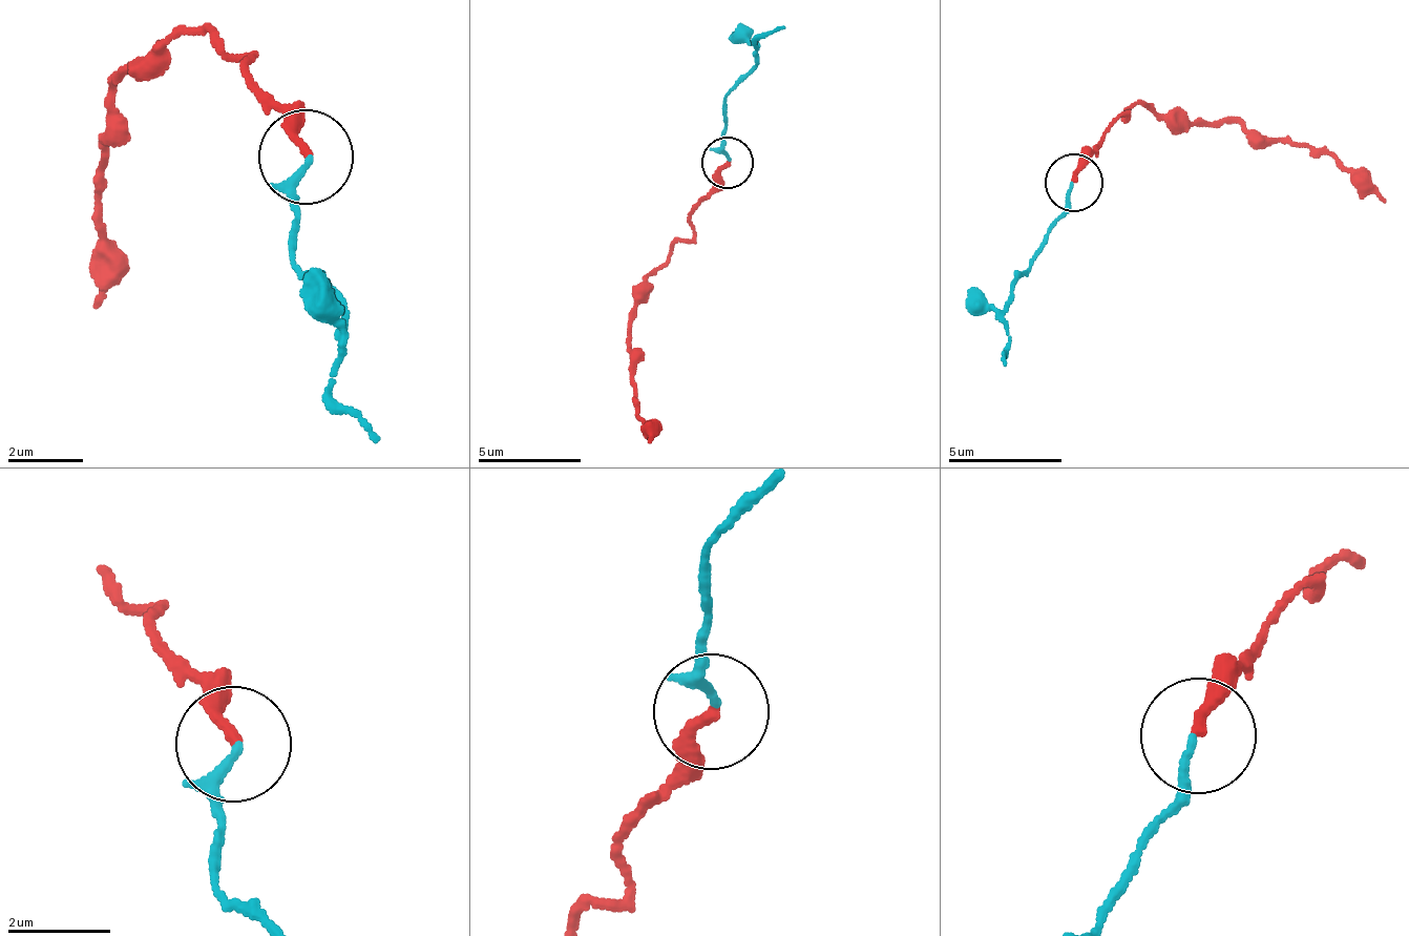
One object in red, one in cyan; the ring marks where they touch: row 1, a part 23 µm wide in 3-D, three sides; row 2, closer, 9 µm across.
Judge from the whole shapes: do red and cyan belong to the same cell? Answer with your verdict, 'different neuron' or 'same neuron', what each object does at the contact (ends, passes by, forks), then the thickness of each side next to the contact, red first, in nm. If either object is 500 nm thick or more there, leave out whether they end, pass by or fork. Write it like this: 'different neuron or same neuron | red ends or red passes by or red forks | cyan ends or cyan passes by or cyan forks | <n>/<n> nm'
same neuron | red ends | cyan ends | 200/180 nm

